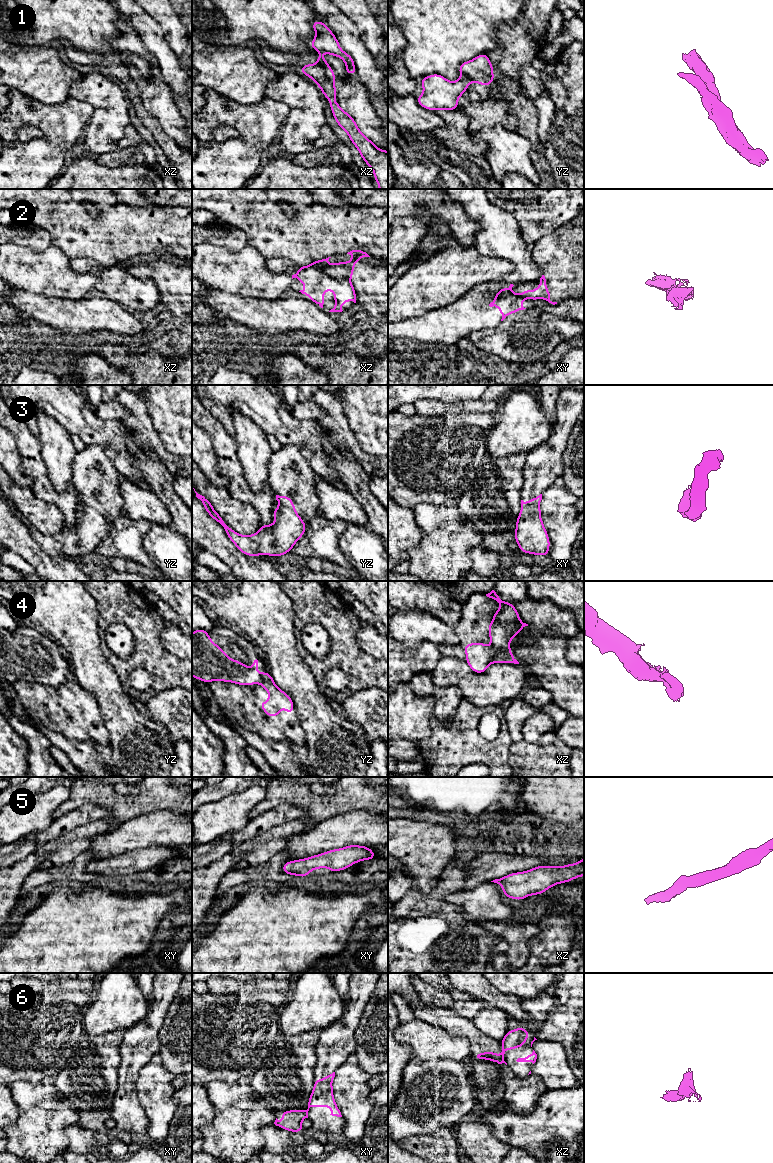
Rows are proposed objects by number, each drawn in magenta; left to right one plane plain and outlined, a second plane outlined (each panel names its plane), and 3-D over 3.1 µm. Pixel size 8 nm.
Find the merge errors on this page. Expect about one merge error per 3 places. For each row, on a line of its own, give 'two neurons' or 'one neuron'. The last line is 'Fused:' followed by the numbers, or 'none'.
1: two neurons
2: two neurons
3: one neuron
4: two neurons
5: one neuron
6: two neurons
Fused: 1, 2, 4, 6

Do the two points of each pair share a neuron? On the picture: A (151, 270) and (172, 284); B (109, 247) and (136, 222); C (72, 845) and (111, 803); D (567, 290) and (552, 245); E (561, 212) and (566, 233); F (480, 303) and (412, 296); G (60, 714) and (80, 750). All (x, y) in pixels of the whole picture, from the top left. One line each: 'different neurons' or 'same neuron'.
A: same neuron
B: same neuron
C: different neurons
D: same neuron
E: different neurons
F: different neurons
G: different neurons

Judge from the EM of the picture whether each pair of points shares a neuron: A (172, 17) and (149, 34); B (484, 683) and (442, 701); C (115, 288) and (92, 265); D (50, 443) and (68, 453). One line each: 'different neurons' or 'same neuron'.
A: different neurons
B: different neurons
C: same neuron
D: same neuron

